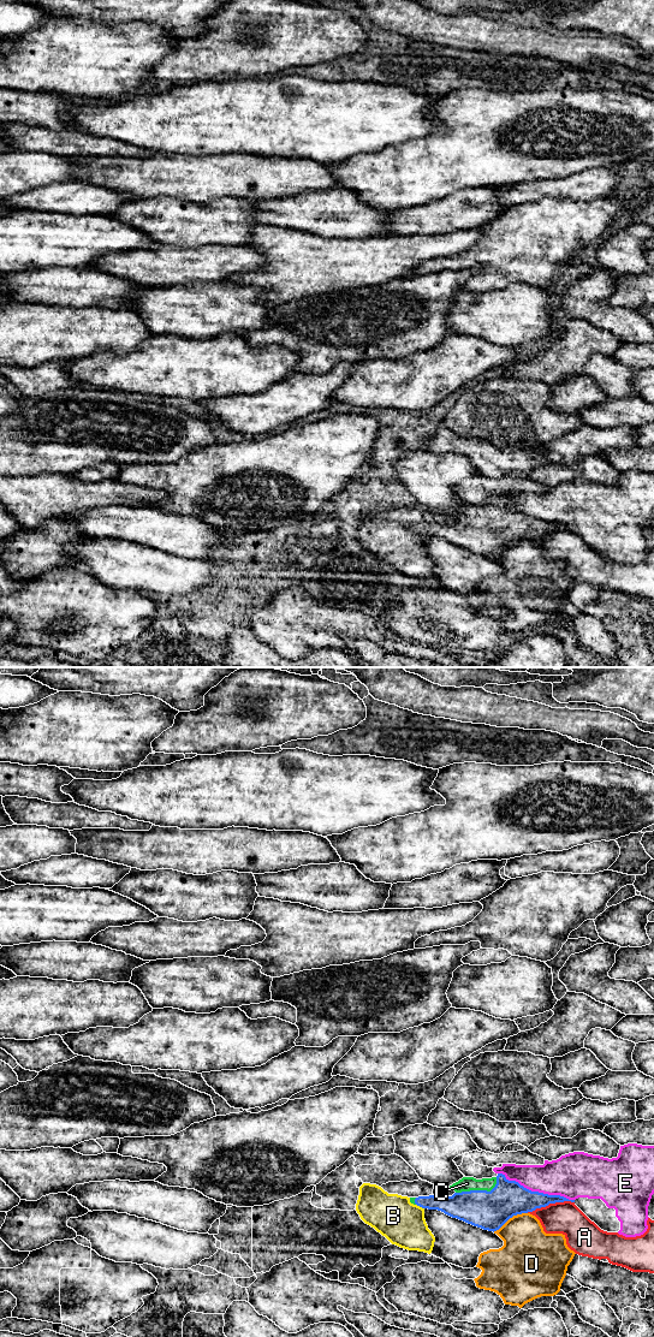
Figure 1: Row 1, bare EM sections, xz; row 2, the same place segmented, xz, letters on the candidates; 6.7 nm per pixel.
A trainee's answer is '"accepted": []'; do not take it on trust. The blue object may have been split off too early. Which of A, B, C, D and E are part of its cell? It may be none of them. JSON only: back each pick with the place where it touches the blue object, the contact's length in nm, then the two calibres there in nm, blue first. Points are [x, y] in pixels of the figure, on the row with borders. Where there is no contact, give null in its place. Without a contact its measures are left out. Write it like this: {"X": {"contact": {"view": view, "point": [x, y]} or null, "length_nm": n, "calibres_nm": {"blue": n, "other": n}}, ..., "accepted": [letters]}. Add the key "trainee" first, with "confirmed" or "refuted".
{"trainee": "refuted", "C": {"contact": {"view": "xz", "point": [479, 1190]}, "length_nm": 300, "calibres_nm": {"blue": 260, "other": 100}}, "accepted": ["C"]}

